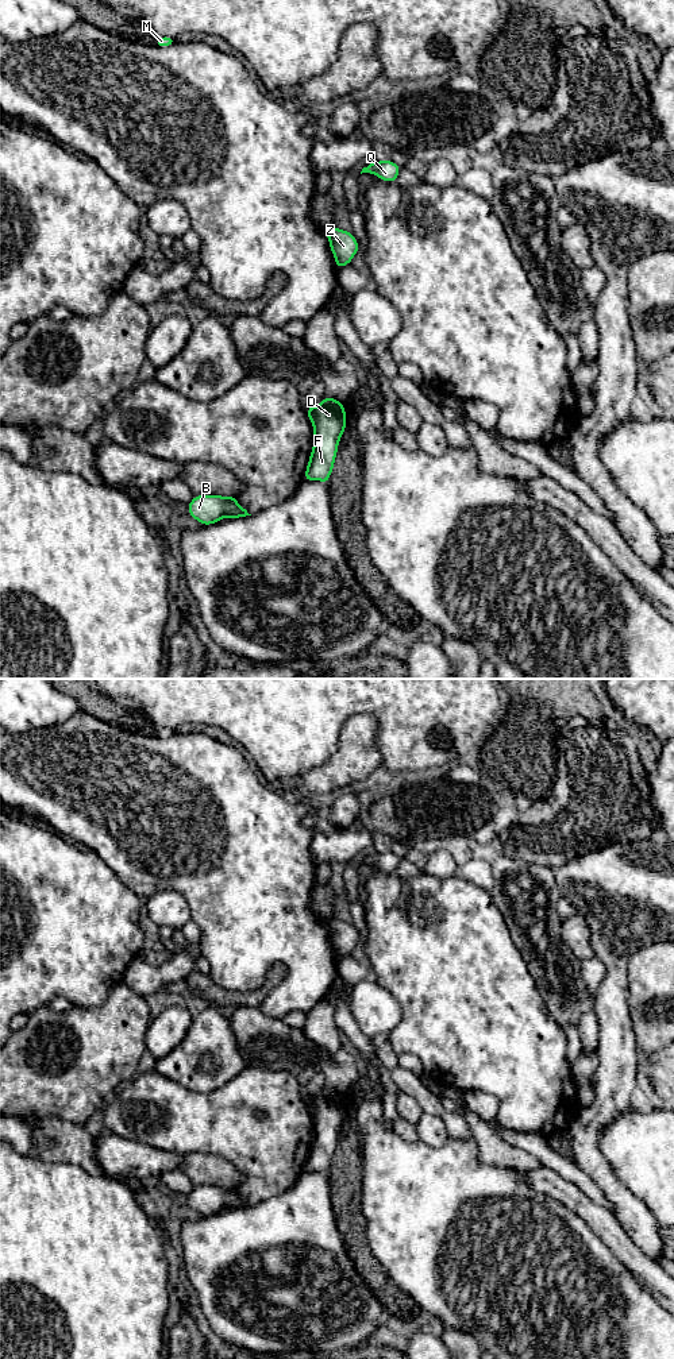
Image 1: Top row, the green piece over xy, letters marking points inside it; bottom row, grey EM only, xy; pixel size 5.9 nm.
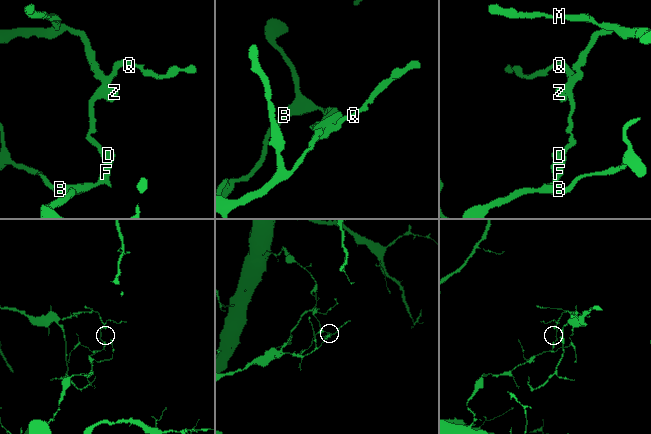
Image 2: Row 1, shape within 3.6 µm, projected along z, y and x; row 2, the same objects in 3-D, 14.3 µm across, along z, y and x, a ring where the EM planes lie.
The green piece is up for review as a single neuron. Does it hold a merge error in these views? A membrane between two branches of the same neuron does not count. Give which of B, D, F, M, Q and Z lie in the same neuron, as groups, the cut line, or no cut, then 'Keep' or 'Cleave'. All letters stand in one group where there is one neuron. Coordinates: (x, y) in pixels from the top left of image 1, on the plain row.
Groups: B D F / M Q Z. Split along xy (316, 1099), (316, 1112), (314, 1115). Cleave

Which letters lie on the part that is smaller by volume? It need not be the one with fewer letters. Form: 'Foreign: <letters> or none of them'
Foreign: M, Q, Z

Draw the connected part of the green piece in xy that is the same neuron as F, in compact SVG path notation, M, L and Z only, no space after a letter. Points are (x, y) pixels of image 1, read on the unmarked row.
M326 1086L316 1097L313 1139L304 1171L320 1171L328 1175L338 1144L338 1136L344 1121L346 1100L343 1099L343 1093Z

